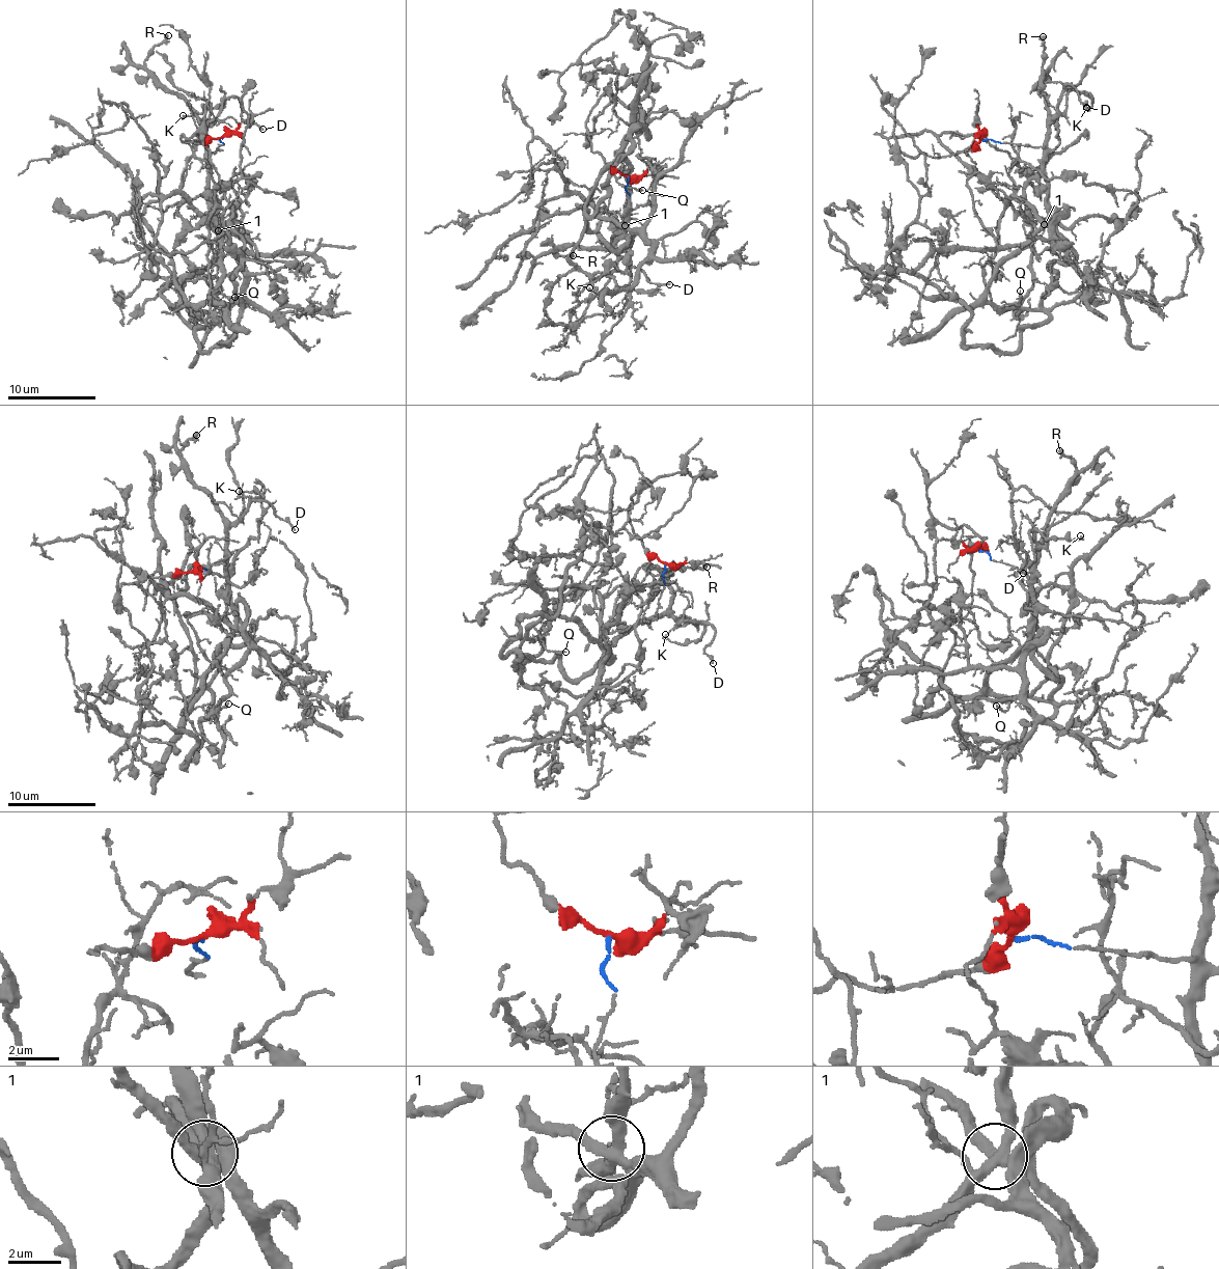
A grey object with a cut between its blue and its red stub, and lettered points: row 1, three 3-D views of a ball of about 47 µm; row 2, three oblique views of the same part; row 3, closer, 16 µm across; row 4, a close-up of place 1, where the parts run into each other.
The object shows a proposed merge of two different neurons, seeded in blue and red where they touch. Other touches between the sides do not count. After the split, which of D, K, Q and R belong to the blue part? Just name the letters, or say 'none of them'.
D, K, Q, R

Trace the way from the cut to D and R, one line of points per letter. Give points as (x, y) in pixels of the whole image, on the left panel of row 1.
D: (223, 138), (222, 144), (211, 153), (204, 125), (226, 99), (234, 98), (246, 121), (257, 121), (264, 129)
R: (223, 138), (222, 144), (211, 153), (204, 125), (196, 111), (169, 93), (145, 65), (147, 54), (167, 34)

